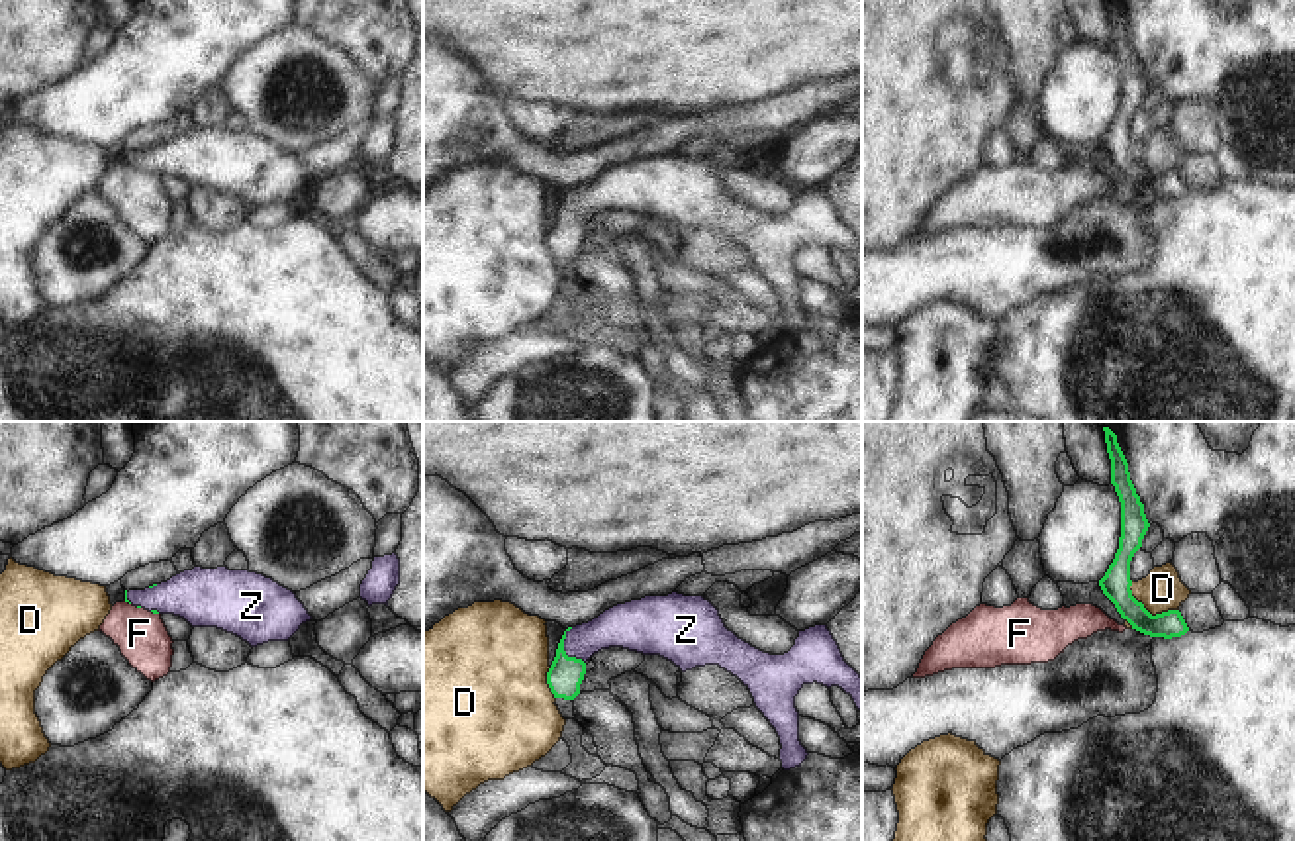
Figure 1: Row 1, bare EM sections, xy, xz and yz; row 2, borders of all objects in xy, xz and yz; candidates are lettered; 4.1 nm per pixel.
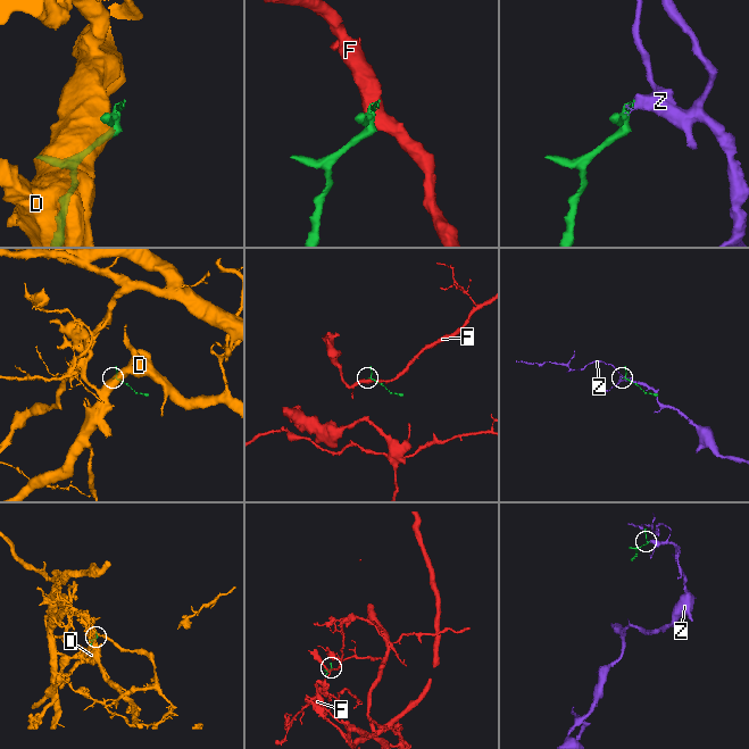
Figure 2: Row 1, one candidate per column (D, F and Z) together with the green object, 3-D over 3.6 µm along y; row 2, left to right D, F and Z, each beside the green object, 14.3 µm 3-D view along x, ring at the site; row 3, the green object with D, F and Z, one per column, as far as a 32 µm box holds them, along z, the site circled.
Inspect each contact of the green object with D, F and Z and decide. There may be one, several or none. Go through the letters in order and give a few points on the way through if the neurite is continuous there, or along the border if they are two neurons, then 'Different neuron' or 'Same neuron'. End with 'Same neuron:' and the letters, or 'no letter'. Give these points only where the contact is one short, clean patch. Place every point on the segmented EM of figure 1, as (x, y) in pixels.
D: Different neuron
F: Boundary: xy (151, 610), (157, 614). Different neuron
Z: Path across: xz (567, 673), (563, 649), (618, 626). Same neuron
Same neuron: Z

